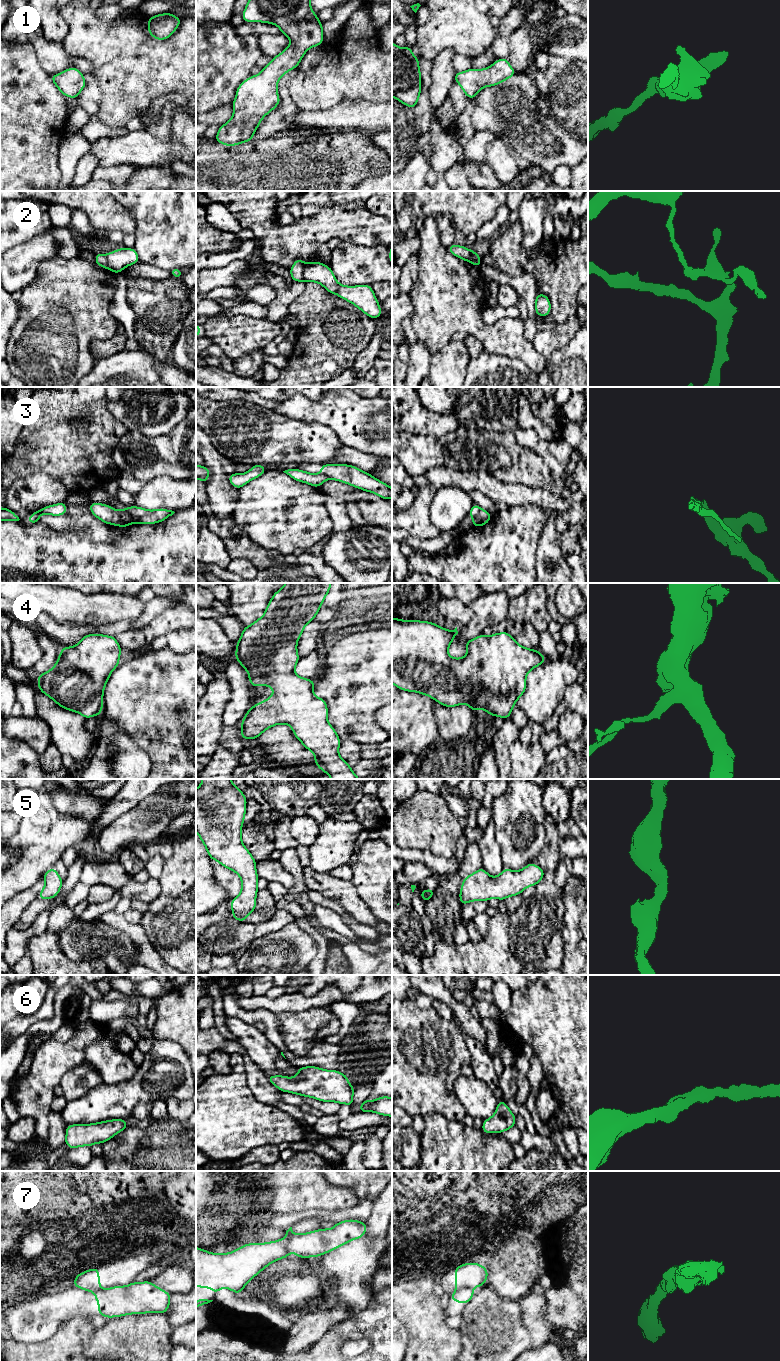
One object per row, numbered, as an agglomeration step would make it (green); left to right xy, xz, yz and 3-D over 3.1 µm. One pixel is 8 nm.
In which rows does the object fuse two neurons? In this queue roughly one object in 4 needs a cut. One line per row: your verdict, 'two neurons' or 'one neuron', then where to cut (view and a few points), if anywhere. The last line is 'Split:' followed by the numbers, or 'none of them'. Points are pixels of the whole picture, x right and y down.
1: one neuron; cut none
2: two neurons; cut yz (472, 250), (472, 259), (476, 263), (475, 266)
3: two neurons; cut xy (125, 510), (134, 522)
4: one neuron; cut none
5: one neuron; cut none
6: one neuron; cut none
7: two neurons; cut xz (293, 1234), (286, 1239), (286, 1249), (288, 1251)
Split: 2, 3, 7

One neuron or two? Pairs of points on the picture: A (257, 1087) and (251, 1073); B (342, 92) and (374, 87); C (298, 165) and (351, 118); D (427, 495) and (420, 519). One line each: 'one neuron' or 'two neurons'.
A: one neuron
B: one neuron
C: two neurons
D: one neuron

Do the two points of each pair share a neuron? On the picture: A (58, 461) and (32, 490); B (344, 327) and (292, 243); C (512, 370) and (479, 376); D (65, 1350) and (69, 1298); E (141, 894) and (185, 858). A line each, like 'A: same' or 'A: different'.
A: different
B: different
C: same
D: different
E: different

